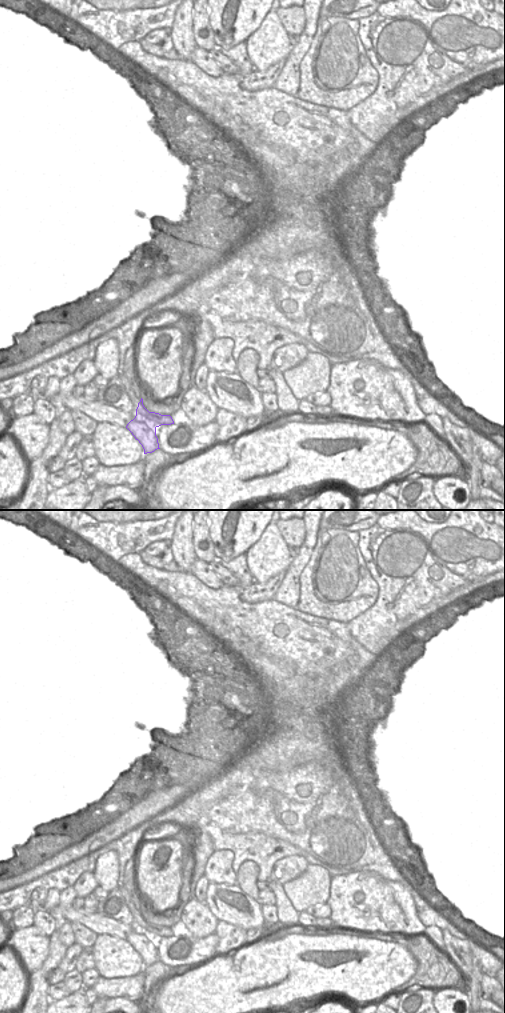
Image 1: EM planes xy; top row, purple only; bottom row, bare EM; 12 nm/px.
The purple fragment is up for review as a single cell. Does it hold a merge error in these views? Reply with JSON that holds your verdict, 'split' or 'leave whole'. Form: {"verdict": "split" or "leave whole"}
{"verdict": "split"}

